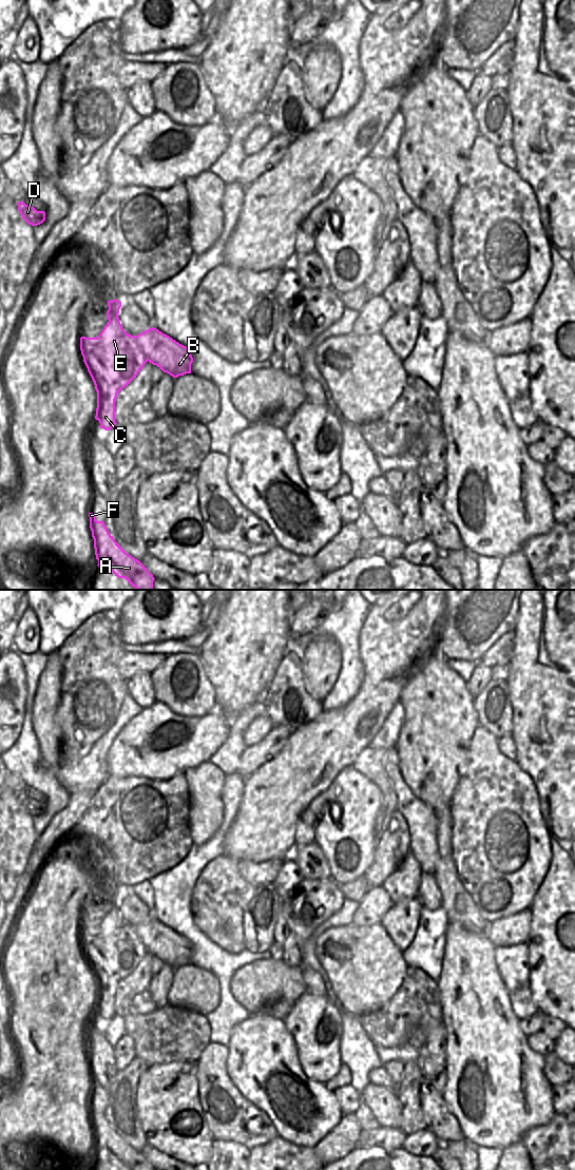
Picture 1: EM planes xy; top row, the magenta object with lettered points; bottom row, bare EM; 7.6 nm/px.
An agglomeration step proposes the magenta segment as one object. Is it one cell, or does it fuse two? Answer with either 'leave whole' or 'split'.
split

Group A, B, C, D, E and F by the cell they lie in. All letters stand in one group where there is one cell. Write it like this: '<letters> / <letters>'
A C E F / B D

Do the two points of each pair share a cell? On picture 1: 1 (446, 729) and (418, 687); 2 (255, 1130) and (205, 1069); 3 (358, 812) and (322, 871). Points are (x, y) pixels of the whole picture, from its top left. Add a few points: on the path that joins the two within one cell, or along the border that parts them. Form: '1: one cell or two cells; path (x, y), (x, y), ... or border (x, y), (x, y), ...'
1: one cell; path (439, 718), (438, 708), (427, 697)
2: one cell; path (243, 1113), (243, 1107), (218, 1079)
3: two cells; border (313, 841), (321, 849), (329, 866), (330, 877)

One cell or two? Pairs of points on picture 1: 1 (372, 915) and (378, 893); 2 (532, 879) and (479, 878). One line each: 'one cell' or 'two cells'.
1: one cell
2: one cell

